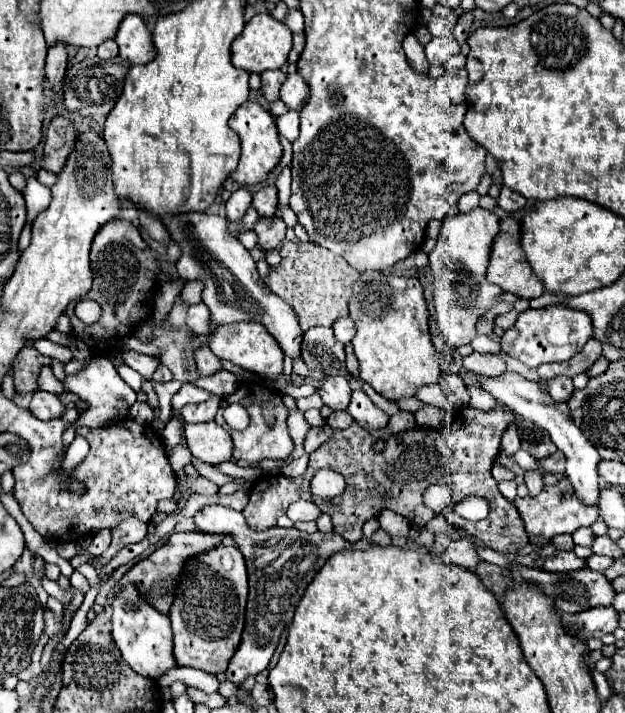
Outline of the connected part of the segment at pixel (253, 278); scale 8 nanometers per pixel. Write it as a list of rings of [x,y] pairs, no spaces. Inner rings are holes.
[[[188,212],[162,218],[162,222],[168,228],[172,240],[178,242],[182,248],[182,256],[176,264],[180,278],[202,278],[206,282],[202,302],[210,308],[214,316],[214,328],[230,322],[260,322],[266,330],[270,330],[270,336],[274,336],[282,352],[290,356],[292,362],[298,360],[304,332],[300,330],[292,306],[268,290],[268,286],[258,276],[256,264],[248,250],[236,238],[228,236],[226,218],[202,212]]]

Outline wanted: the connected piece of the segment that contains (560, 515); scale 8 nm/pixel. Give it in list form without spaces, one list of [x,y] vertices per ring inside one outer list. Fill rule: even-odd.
[[[562,478],[556,486],[544,486],[538,496],[516,498],[514,506],[518,508],[524,520],[526,532],[540,538],[554,538],[558,534],[574,534],[578,528],[590,526],[598,518],[598,508],[582,506],[582,502],[574,498],[574,490],[570,490],[570,482],[566,482],[566,478]]]

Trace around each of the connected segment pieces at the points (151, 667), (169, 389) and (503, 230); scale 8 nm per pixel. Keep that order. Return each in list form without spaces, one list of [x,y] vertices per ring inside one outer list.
[[[126,586],[112,602],[114,616],[112,616],[112,636],[116,646],[122,652],[126,664],[140,676],[158,680],[168,670],[176,668],[176,660],[172,654],[172,628],[168,616],[154,610],[146,604],[134,586]]]
[[[153,379],[150,380],[159,399],[160,416],[153,422],[153,428],[157,434],[161,434],[164,425],[170,420],[173,415],[171,399],[173,395],[181,388],[182,383],[172,380],[170,382],[161,383]]]
[[[508,216],[500,222],[500,232],[494,238],[490,250],[490,264],[486,270],[486,280],[502,292],[512,292],[518,298],[530,300],[542,296],[542,282],[530,274],[530,266],[526,266],[526,258],[518,250],[518,222]]]

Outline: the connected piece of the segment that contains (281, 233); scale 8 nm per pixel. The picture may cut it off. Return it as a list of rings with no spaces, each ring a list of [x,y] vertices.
[[[258,218],[254,224],[254,232],[258,236],[258,248],[262,252],[280,248],[286,236],[286,224],[280,218]]]

